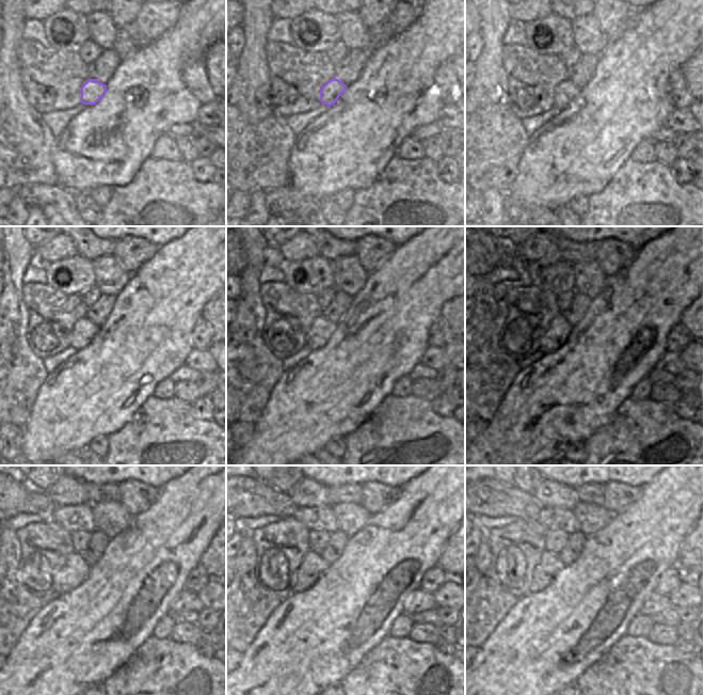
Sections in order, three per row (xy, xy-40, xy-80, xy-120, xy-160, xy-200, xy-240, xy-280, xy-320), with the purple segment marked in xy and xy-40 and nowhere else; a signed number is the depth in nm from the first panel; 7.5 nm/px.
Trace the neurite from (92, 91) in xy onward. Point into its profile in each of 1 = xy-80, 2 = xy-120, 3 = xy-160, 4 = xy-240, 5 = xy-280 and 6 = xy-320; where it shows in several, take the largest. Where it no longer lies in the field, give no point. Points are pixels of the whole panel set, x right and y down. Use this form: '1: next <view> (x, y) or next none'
1: next xy-80 (565, 92)
2: next xy-120 (83, 331)
3: next xy-160 (321, 329)
4: next xy-240 (76, 569)
5: next xy-280 (313, 566)
6: next xy-320 (549, 565)

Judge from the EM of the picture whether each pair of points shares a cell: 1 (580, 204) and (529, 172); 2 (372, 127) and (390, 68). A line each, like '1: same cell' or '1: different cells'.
1: different cells
2: same cell

